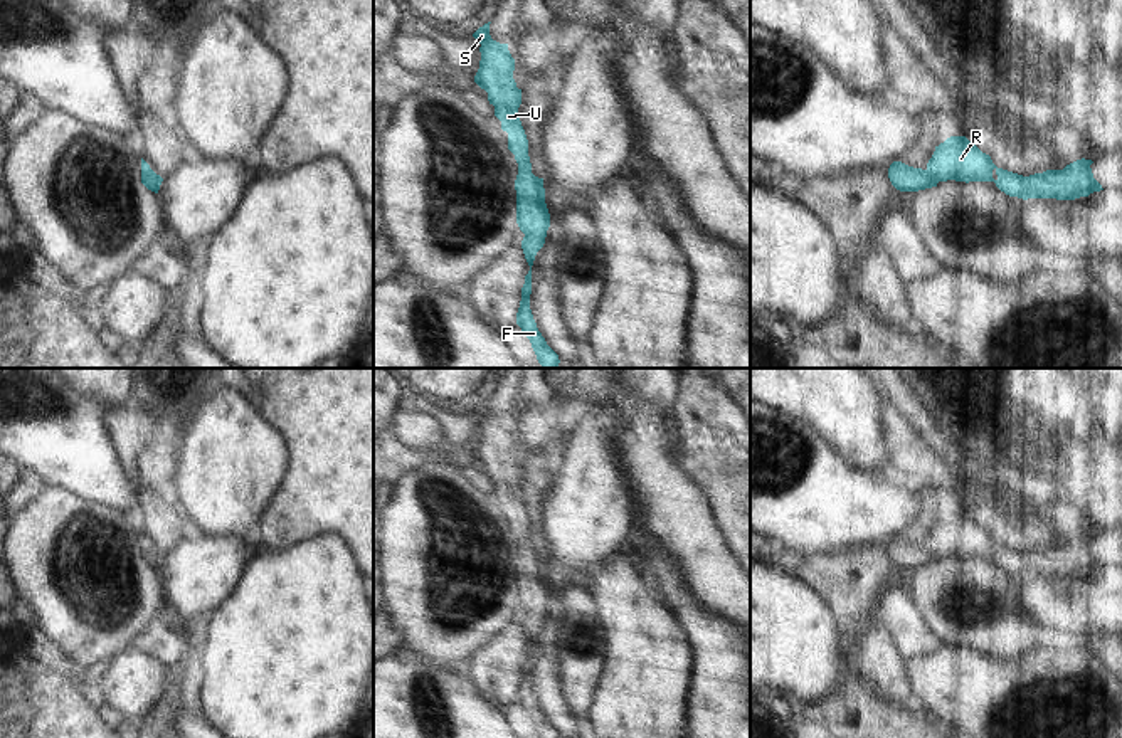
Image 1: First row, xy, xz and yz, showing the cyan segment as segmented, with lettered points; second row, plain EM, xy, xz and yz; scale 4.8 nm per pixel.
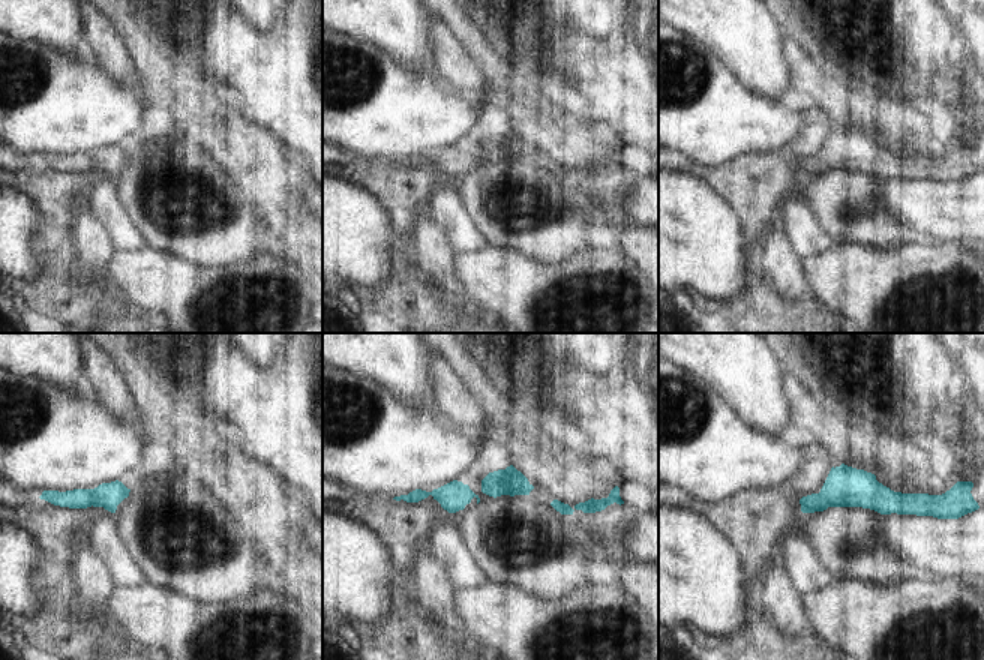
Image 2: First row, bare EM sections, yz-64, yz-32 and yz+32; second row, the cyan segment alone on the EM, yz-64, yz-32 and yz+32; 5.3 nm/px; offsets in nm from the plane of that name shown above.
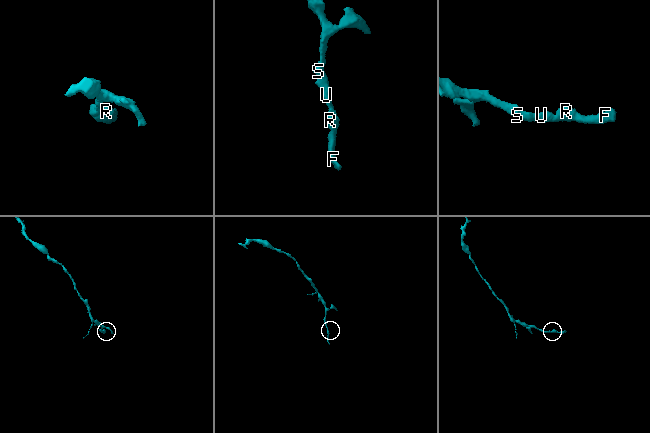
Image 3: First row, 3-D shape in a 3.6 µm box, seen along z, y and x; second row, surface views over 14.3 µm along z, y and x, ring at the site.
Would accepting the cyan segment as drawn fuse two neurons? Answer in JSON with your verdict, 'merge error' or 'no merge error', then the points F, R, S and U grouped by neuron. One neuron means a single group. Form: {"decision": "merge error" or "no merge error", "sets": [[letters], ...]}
{"decision": "no merge error", "sets": [["F", "R", "S", "U"]]}

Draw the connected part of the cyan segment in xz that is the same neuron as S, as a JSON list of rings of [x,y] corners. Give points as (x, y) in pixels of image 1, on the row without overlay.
[[[491,398],[484,400],[473,410],[481,420],[481,437],[474,459],[488,469],[488,477],[495,482],[495,493],[501,498],[501,506],[508,509],[508,526],[515,531],[518,540],[518,551],[515,556],[516,600],[525,610],[521,625],[530,647],[525,652],[525,661],[521,664],[516,701],[530,716],[538,738],[560,738],[558,731],[547,721],[538,708],[530,686],[532,642],[537,629],[545,620],[547,607],[550,604],[543,555],[532,550],[528,516],[518,494],[521,466],[516,464],[513,456],[515,435],[508,427],[508,420],[500,420],[491,415],[490,400]]]

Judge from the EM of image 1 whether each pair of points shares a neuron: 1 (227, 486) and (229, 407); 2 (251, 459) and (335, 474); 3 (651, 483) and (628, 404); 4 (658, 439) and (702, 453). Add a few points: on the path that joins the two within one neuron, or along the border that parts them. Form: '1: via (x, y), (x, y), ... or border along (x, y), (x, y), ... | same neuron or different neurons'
1: via (227, 466), (227, 427) | same neuron
2: border along (286, 466), (283, 474) | different neurons
3: via (650, 463), (646, 454), (646, 427), (643, 424) | same neuron
4: border along (666, 416), (672, 426), (675, 459), (692, 476) | different neurons

